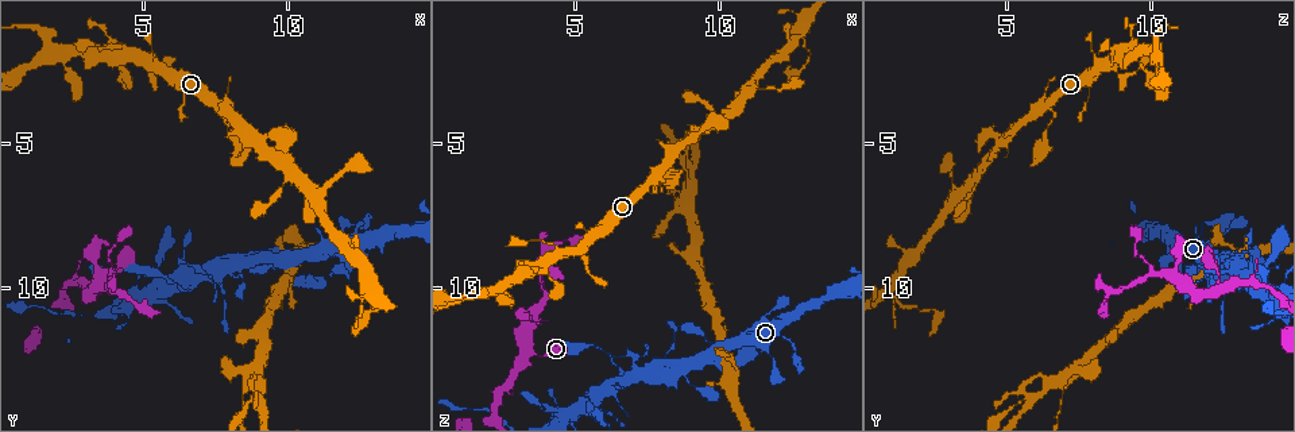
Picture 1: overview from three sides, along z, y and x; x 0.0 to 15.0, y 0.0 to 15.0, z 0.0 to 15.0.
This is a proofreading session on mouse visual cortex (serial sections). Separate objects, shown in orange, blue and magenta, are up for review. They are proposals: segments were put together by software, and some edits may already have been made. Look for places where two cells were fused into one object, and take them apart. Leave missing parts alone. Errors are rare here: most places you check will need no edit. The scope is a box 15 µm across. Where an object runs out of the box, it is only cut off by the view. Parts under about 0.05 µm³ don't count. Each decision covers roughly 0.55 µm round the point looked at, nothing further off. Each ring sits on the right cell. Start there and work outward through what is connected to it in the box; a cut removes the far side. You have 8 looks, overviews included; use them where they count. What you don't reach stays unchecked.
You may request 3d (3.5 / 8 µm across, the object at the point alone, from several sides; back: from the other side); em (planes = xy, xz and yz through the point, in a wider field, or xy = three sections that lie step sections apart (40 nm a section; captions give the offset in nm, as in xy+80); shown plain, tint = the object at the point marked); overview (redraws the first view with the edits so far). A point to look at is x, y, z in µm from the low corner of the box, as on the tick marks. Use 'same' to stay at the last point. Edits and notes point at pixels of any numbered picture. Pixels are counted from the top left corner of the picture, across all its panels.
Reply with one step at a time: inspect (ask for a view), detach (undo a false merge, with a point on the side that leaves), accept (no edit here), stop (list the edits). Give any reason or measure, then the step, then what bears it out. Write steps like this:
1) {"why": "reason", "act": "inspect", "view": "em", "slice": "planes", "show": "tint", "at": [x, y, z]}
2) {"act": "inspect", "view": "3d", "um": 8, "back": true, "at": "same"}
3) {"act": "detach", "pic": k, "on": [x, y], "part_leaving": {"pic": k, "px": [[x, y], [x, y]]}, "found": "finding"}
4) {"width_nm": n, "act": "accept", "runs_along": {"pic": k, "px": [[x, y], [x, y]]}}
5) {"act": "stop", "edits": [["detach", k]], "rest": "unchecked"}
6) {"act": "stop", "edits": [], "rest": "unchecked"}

{"why": "sudden change in width", "act": "inspect", "view": "3d", "um": 8, "at": [5.1, 10.7, 8.4]}

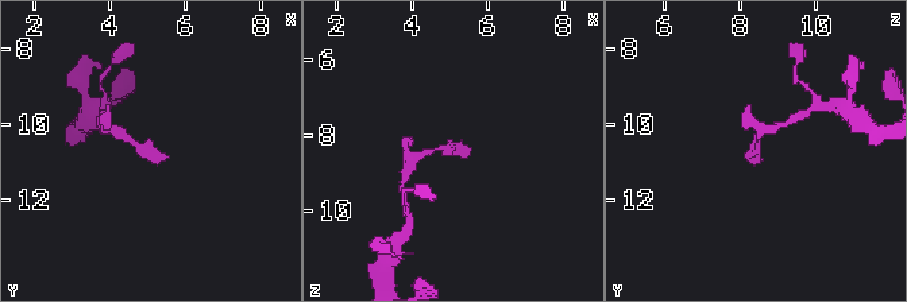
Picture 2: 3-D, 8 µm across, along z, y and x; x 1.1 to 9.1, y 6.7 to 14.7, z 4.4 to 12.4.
{"why": "now the EM", "act": "inspect", "view": "em", "slice": "xy", "step": 3, "show": "tint", "at": [5.0, 10.7, 8.3]}

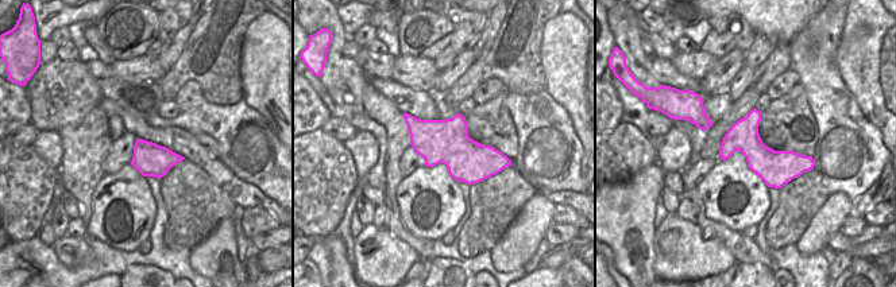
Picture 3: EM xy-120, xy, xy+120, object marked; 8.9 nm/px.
{"act": "accept", "found": "continuous, no second cell"}

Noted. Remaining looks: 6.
{"why": "calibre changes", "act": "inspect", "view": "3d", "um": 8, "at": [11.1, 6.8, 3.3]}

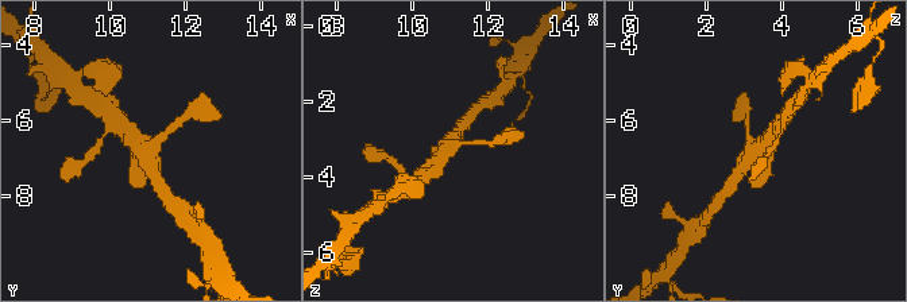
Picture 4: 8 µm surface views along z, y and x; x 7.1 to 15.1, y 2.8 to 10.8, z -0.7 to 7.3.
{"why": "closer look", "act": "inspect", "view": "3d", "um": 3.5, "back": true, "at": [10.9, 6.8, 3.3]}

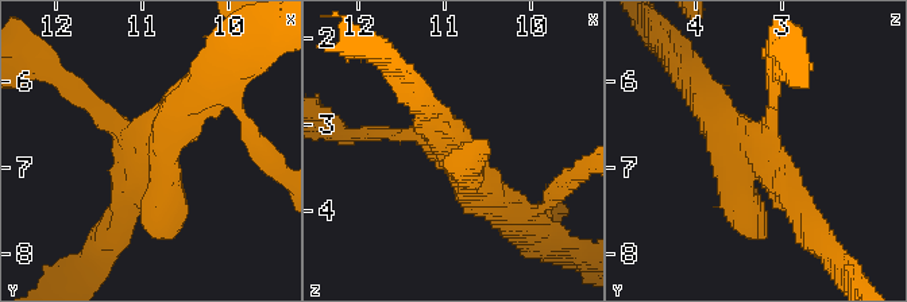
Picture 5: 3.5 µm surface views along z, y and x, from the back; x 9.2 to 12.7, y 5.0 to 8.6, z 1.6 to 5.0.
{"arms": 4, "arm_widths_nm": [150, 300, 350, 450], "why": "need the tissue", "act": "inspect", "view": "em", "slice": "planes", "show": "tint", "at": [10.95, 6.85, 3.20]}

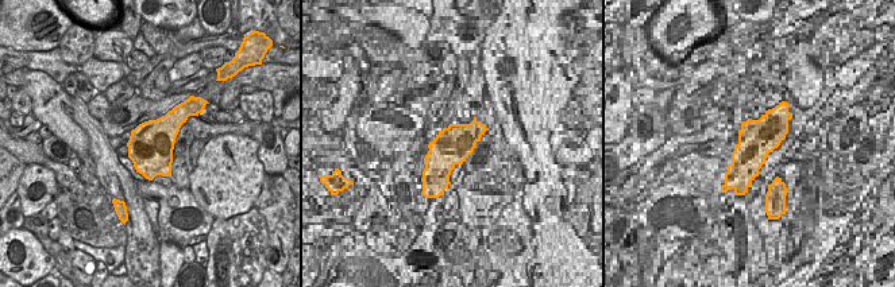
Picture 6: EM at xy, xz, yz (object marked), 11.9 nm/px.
{"act": "accept", "runs_along": {"pic": 5, "px": [[703, 100], [763, 154], [807, 224]]}, "found": "all the same cell"}

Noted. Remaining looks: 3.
{"act": "inspect", "view": "3d", "um": 8, "at": [6.6, 9.9, 13.1]}

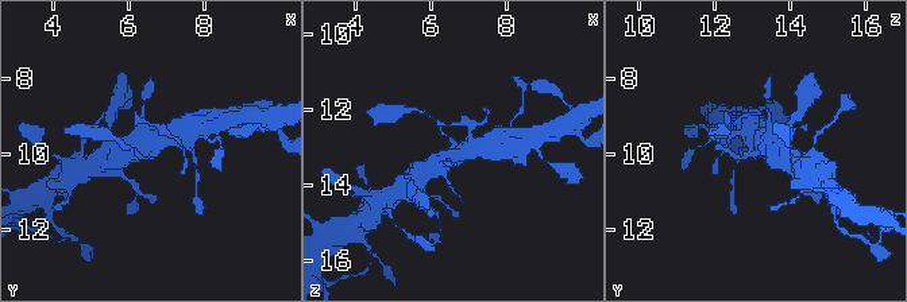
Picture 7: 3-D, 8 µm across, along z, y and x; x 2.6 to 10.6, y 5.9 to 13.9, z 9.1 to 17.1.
{"why": "zoom in", "act": "inspect", "view": "3d", "um": 3.5, "at": [6.6, 10.0, 13.2]}

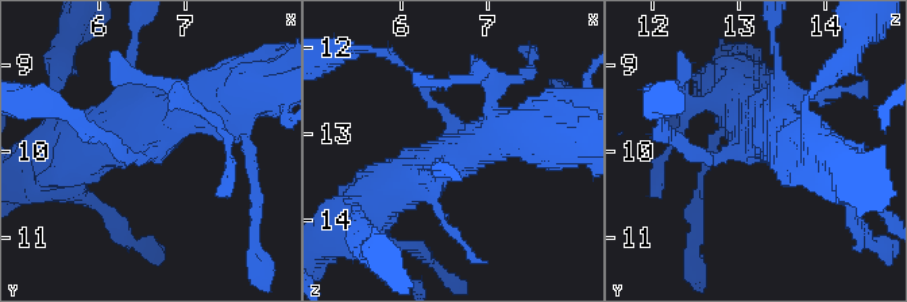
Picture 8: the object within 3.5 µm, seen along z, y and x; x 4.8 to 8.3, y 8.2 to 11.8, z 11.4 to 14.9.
{"act": "inspect", "view": "em", "slice": "xy", "step": 1, "show": "tint", "at": [6.65, 9.95, 13.15]}

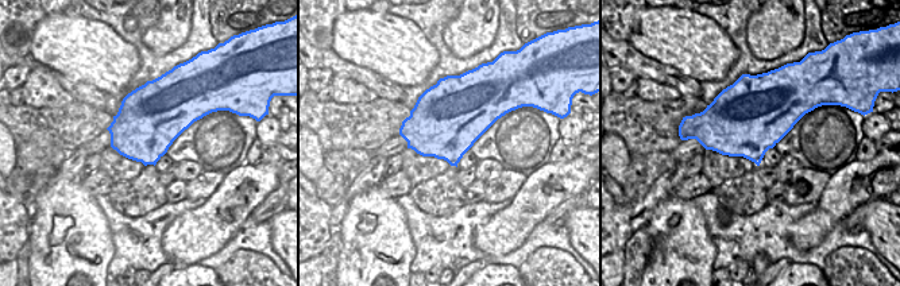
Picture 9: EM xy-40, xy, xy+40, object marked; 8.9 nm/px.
{"act": "accept", "runs_along": {"pic": 8, "px": [[540, 131], [486, 142], [382, 194]]}, "found": "all the same cell"}

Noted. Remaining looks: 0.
{"act": "stop", "edits": [], "rest": "unchecked"}

